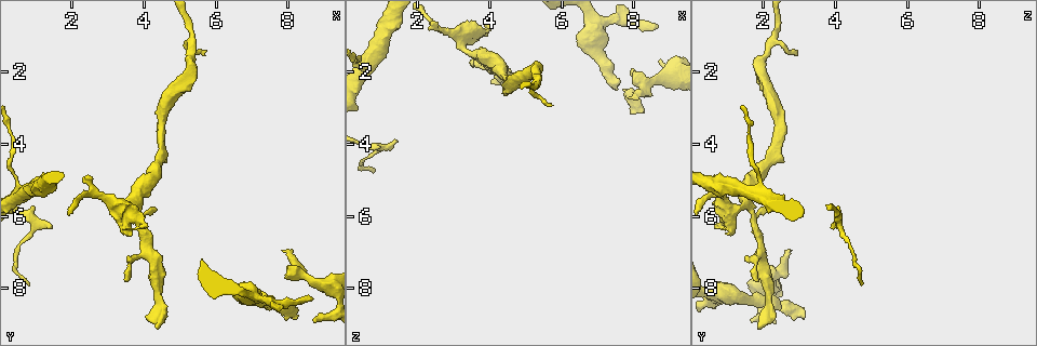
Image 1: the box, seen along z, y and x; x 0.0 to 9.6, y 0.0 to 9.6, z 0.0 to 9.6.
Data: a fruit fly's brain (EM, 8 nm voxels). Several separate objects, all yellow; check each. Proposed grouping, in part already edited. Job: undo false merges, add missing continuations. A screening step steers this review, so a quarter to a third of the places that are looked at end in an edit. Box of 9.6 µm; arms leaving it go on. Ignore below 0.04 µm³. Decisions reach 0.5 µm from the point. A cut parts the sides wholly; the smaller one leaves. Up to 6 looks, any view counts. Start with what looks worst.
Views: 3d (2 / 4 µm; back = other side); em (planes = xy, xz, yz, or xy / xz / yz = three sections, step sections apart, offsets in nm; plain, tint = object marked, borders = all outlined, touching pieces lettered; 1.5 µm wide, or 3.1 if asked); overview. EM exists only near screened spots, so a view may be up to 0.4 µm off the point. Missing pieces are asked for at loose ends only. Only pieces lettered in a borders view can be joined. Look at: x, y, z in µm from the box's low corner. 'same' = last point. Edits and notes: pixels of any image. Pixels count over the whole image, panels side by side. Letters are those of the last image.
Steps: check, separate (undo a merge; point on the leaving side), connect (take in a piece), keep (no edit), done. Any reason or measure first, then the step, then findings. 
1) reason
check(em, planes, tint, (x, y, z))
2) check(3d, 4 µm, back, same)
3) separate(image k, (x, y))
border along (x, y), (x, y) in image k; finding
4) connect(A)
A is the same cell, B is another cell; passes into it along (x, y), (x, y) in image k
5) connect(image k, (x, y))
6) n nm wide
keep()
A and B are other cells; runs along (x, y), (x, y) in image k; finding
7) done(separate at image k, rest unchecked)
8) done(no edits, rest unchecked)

an open end
check(3d, 2 µm, (7.85, 7.00, 2.80))

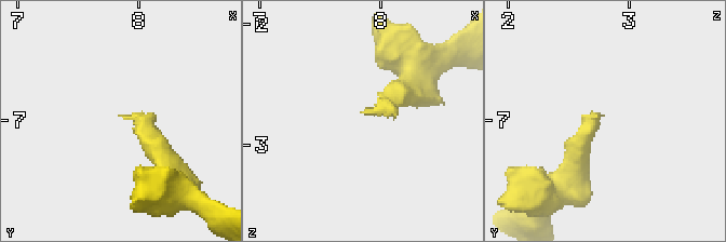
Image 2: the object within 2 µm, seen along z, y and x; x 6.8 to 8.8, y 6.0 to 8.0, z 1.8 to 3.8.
check(em, xz, step 4, plain, (7.88, 7.00, 2.76))

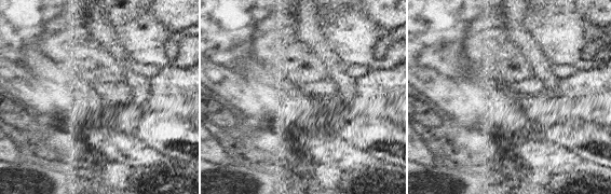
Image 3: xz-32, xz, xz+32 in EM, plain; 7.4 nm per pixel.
check(em, xz, step 4, borders, same)

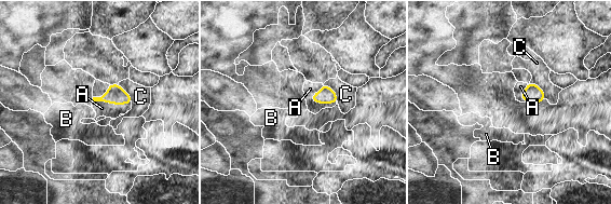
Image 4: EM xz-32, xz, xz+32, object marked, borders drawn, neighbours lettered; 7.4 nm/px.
connect(image 4, (310, 89))
A is the same cell, B and C are other cells; passes into it along (326, 95), (322, 102), (310, 89) in image 4; the neuron continues

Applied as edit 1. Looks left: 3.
redraw
check(overview)

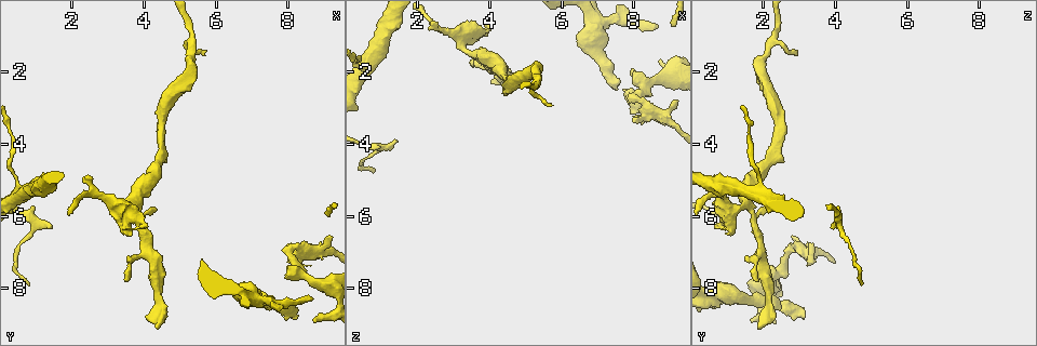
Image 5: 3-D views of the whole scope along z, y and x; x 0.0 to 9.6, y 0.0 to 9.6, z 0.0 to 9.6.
branch stops here
check(em, xz, step 4, plain, (8.70, 8.35, 0.75))

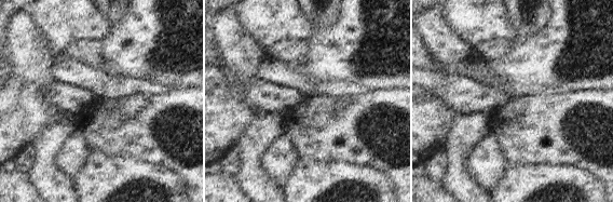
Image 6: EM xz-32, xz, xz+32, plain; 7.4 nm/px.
what lies round it
check(em, xz, step 4, borders, same)

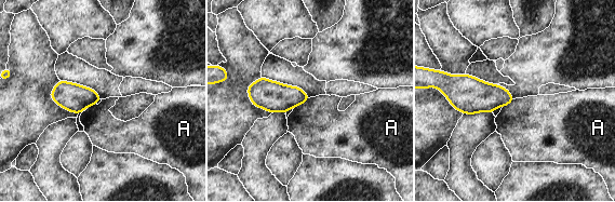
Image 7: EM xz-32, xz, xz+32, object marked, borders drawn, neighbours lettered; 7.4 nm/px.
A touches over 150 nm
keep()
A is another cell; border along (310, 97), (294, 108) in image 7; no lettered piece goes on from it

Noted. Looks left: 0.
done(connect at image 4, rest unchecked)

